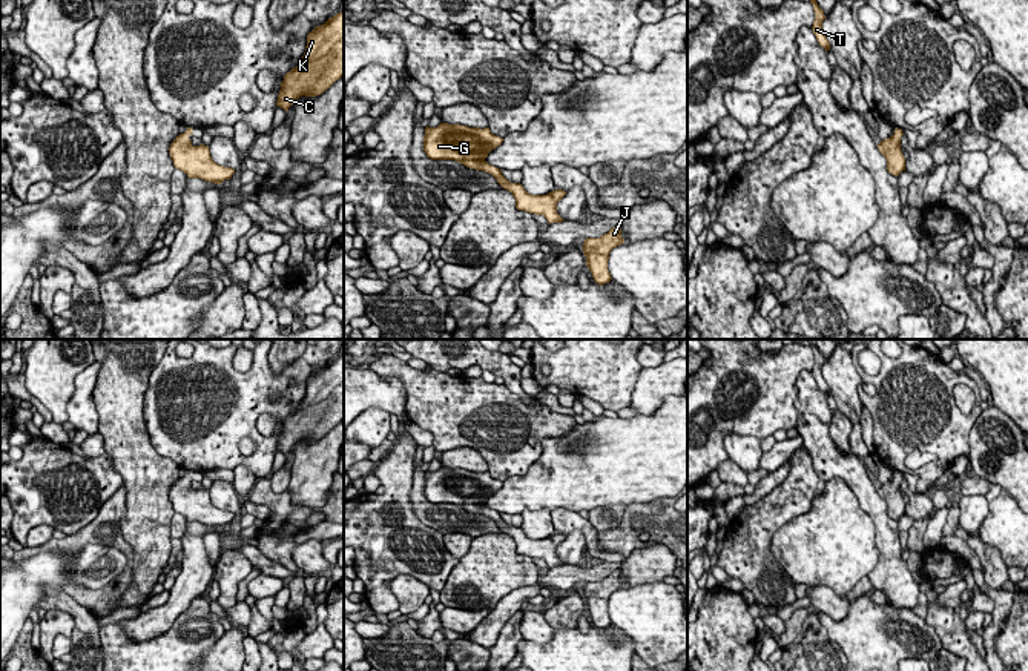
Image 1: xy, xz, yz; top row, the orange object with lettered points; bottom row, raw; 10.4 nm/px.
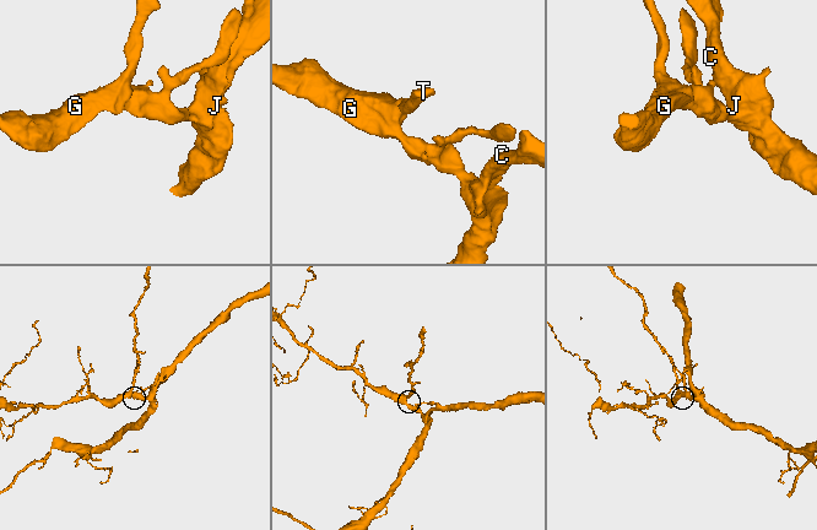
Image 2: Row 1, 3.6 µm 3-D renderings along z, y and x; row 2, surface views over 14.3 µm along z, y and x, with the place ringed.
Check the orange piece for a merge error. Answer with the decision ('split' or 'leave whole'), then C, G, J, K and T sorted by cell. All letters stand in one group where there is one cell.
split; groups C J K / G T

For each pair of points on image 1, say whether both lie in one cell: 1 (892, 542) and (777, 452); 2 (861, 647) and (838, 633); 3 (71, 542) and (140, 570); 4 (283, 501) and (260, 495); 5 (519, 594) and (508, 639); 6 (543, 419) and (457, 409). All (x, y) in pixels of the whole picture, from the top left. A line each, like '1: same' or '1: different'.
1: different
2: same
3: different
4: same
5: different
6: same

